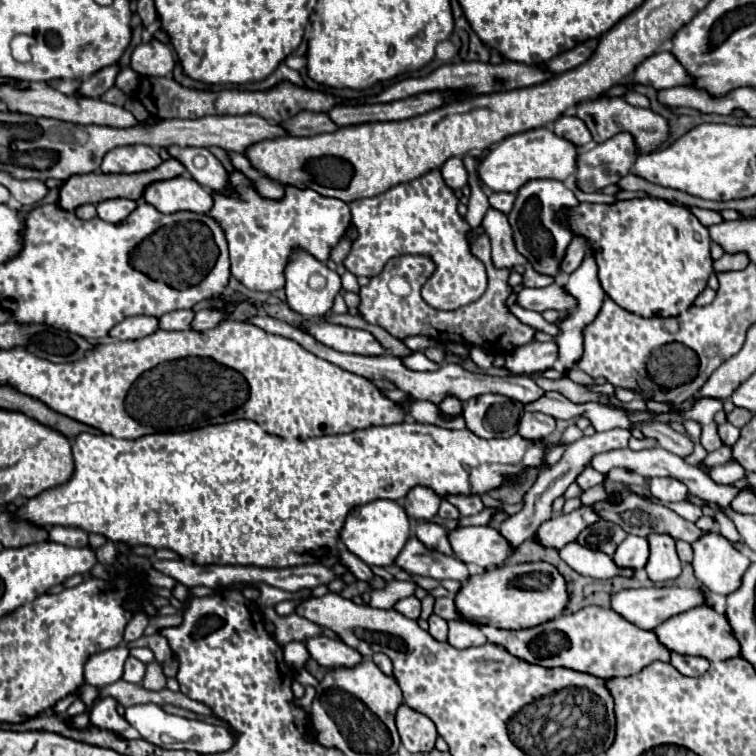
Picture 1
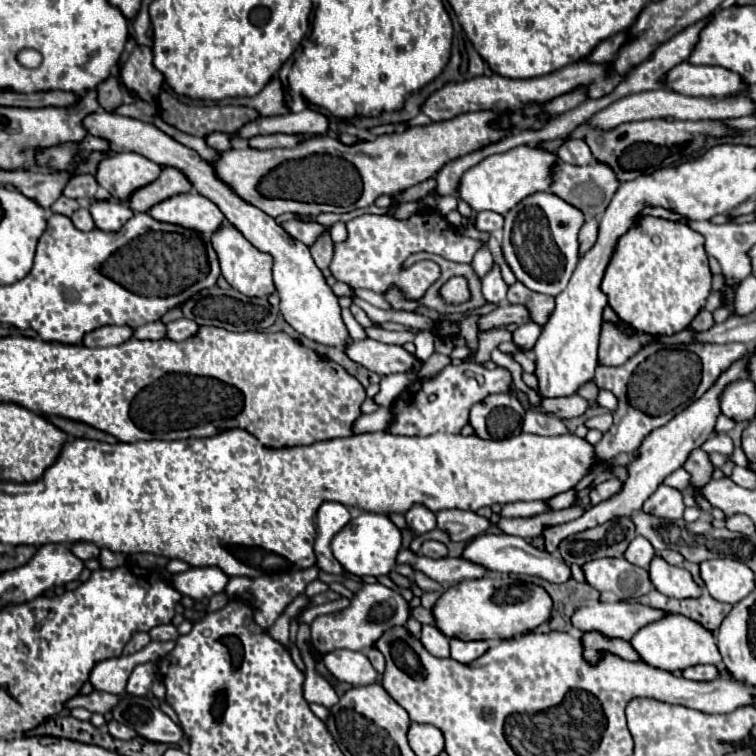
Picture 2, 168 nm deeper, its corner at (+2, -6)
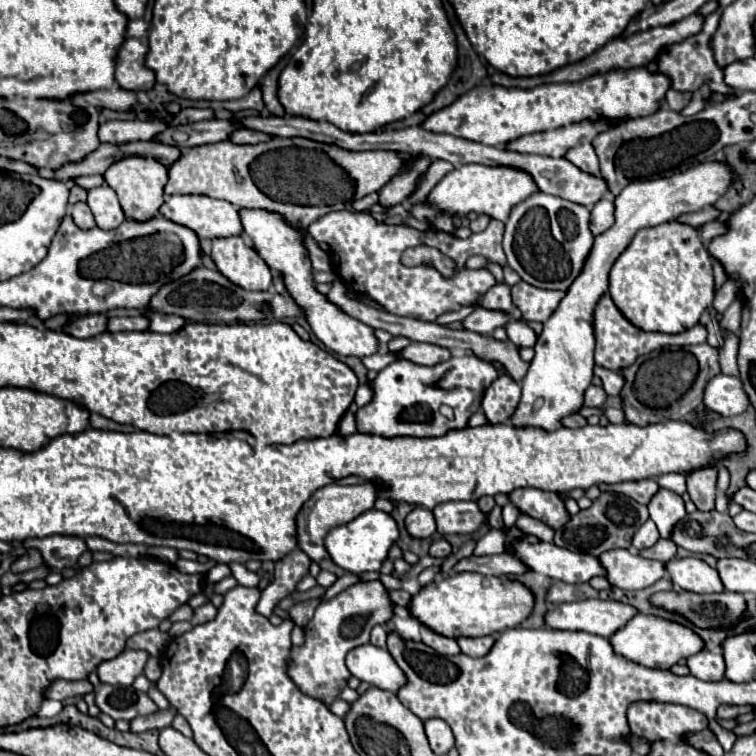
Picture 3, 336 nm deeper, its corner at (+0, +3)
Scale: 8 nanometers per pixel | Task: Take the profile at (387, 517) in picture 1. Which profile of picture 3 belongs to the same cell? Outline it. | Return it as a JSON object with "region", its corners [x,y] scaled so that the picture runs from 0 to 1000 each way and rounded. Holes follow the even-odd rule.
{"region":[[[497,672],[476,680],[474,685],[468,685],[460,693],[452,696],[442,696],[431,712],[429,712],[429,722],[439,738],[439,743],[444,749],[450,749],[458,757],[468,757],[468,759],[479,759],[479,757],[500,757],[505,743],[513,735],[516,722],[526,714],[526,696],[521,690],[521,685],[511,677],[503,677]]]}

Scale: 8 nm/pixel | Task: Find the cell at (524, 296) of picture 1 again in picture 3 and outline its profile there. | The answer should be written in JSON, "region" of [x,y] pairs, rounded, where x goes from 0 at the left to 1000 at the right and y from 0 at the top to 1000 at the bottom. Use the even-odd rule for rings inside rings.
{"region":[[[632,405],[619,421],[611,423],[611,431],[622,439],[632,439],[632,442],[651,442],[653,434],[659,431],[669,431],[669,426],[675,423],[672,415],[667,413],[651,413],[643,410],[638,405]]]}

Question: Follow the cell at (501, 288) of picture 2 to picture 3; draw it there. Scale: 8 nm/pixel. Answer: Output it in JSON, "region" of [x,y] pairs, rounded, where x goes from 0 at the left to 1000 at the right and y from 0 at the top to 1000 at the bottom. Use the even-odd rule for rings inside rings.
{"region":[[[656,376],[651,378],[640,397],[638,397],[638,407],[643,410],[659,410],[659,413],[669,413],[675,415],[677,413],[677,394],[675,394],[675,381],[669,376]]]}

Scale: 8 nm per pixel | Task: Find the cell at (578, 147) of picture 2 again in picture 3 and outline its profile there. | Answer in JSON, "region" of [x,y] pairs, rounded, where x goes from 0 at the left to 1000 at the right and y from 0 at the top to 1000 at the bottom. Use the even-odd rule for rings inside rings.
{"region":[[[772,190],[772,193],[757,196],[757,198],[749,204],[749,209],[751,209],[759,220],[765,220],[767,225],[772,225],[772,228],[778,228],[778,230],[786,230],[786,233],[794,230],[791,206],[788,206],[783,190]]]}

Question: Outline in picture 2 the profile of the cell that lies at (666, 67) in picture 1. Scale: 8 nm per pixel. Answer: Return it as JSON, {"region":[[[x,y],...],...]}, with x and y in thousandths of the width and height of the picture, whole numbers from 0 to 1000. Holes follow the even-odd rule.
{"region":[[[899,83],[889,89],[878,104],[878,115],[913,128],[960,128],[987,118],[979,99],[958,89],[934,89]]]}

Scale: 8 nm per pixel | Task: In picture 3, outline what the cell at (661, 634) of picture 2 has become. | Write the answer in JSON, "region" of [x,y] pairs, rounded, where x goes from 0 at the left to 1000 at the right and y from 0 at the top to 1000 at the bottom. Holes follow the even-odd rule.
{"region":[[[841,812],[836,820],[831,820],[831,825],[825,825],[820,833],[815,833],[807,841],[807,852],[810,852],[810,860],[817,868],[828,870],[831,876],[839,876],[839,878],[847,878],[854,884],[865,884],[865,886],[870,886],[870,884],[884,886],[902,870],[910,870],[929,860],[929,847],[915,833],[910,833],[894,823],[881,823],[876,817],[849,815],[849,812]]]}

